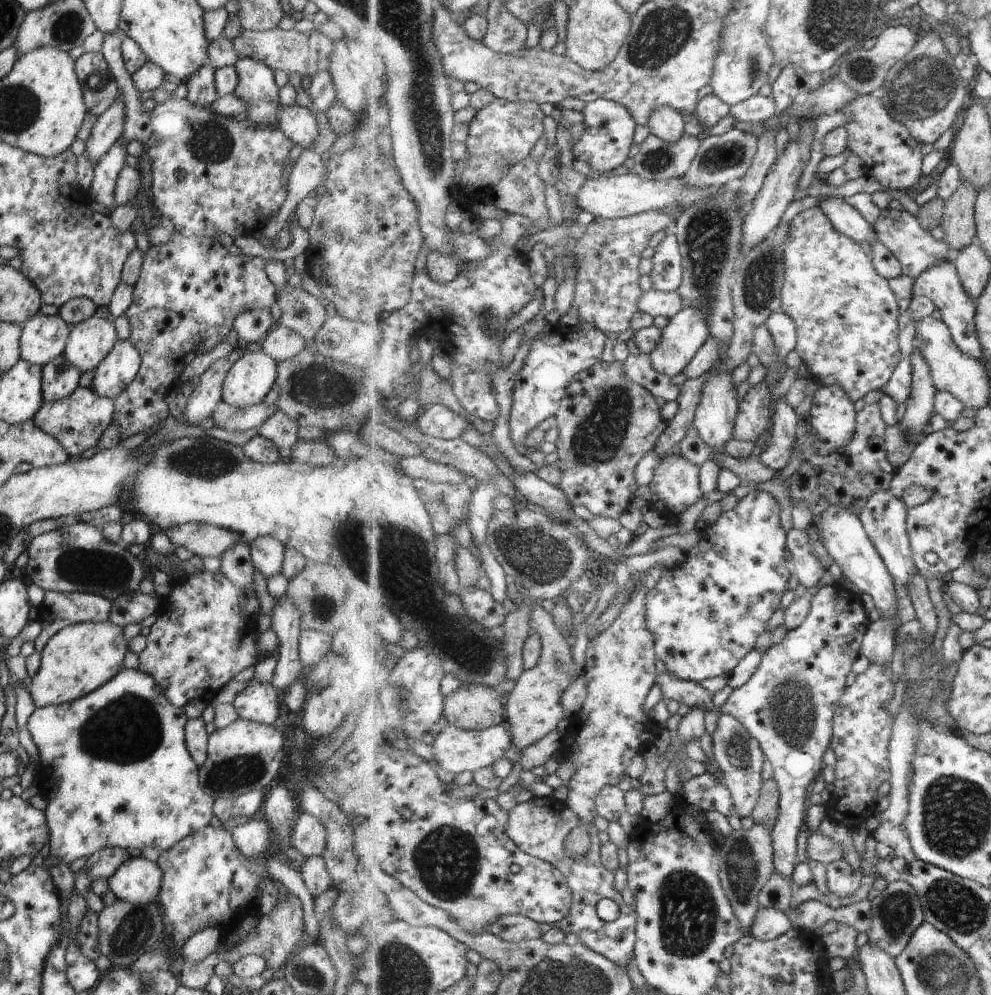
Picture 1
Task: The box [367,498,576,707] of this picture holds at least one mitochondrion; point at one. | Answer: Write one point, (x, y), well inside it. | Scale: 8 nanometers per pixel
(541, 559)

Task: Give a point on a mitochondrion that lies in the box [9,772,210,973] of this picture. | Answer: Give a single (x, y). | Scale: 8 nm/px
(135, 928)

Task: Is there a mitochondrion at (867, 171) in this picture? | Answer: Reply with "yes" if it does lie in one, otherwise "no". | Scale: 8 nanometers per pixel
no

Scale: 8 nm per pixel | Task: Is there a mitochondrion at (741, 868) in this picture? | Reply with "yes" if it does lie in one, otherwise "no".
yes

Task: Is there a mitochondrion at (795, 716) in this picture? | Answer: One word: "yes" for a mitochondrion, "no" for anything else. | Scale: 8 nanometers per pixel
yes

